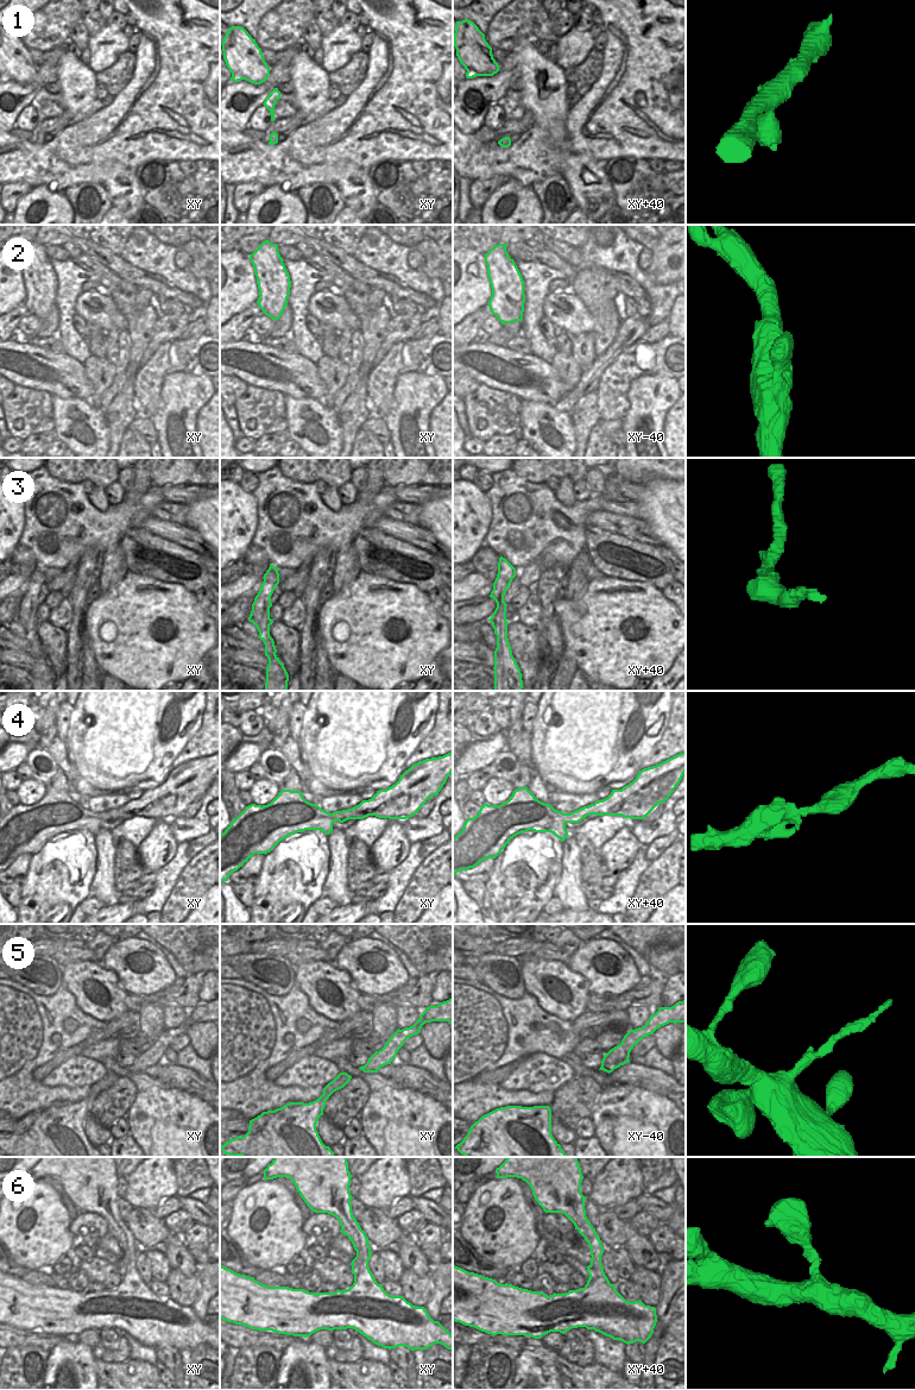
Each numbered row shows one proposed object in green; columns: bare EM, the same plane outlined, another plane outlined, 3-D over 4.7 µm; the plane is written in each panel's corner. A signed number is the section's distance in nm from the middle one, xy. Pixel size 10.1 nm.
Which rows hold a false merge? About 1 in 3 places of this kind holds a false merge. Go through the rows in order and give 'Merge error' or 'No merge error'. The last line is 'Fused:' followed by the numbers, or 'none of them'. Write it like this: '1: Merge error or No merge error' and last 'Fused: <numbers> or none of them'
1: No merge error
2: No merge error
3: Merge error
4: No merge error
5: Merge error
6: No merge error
Fused: 3, 5.

